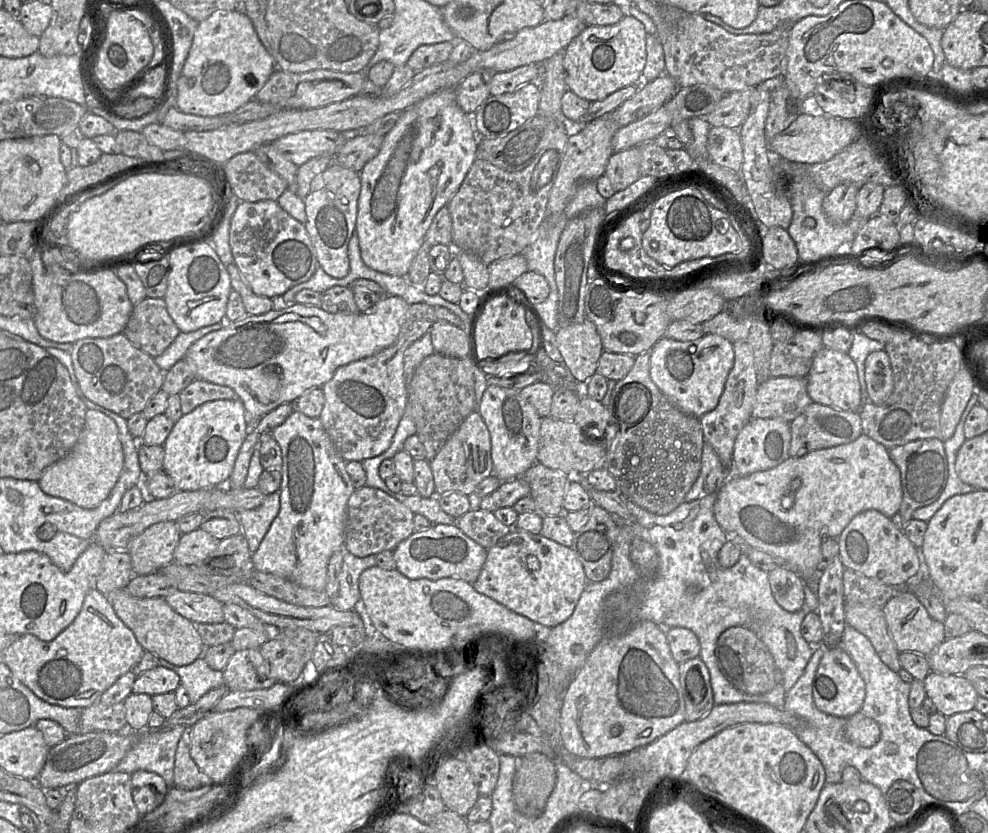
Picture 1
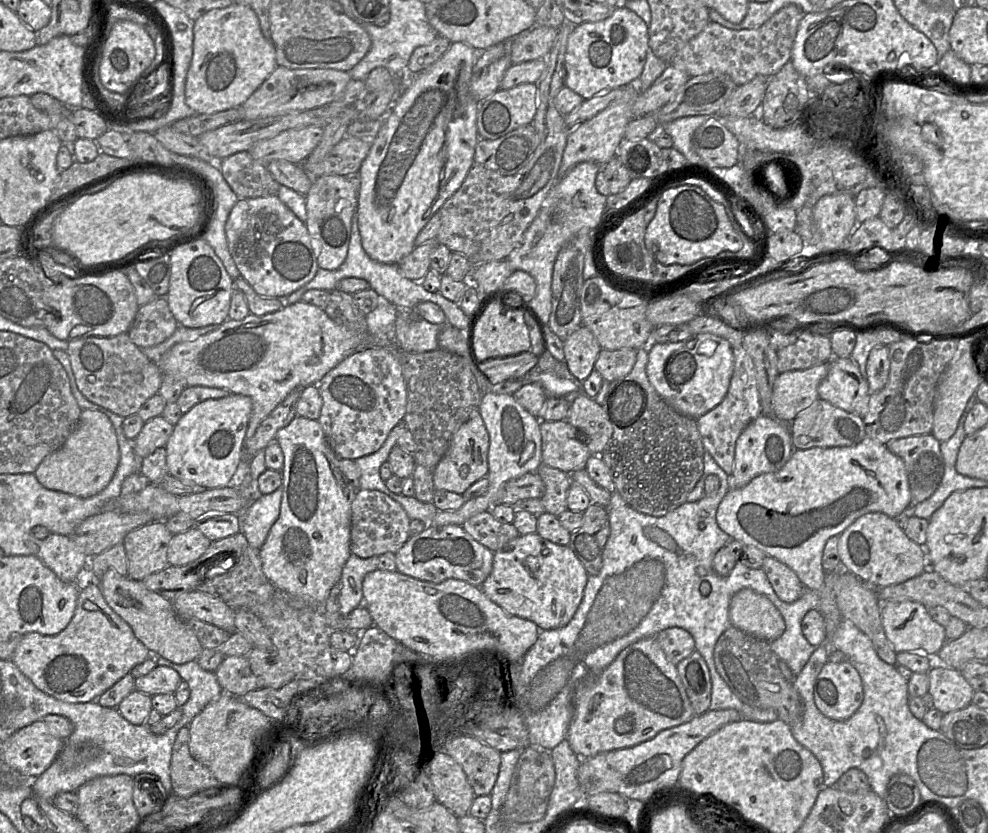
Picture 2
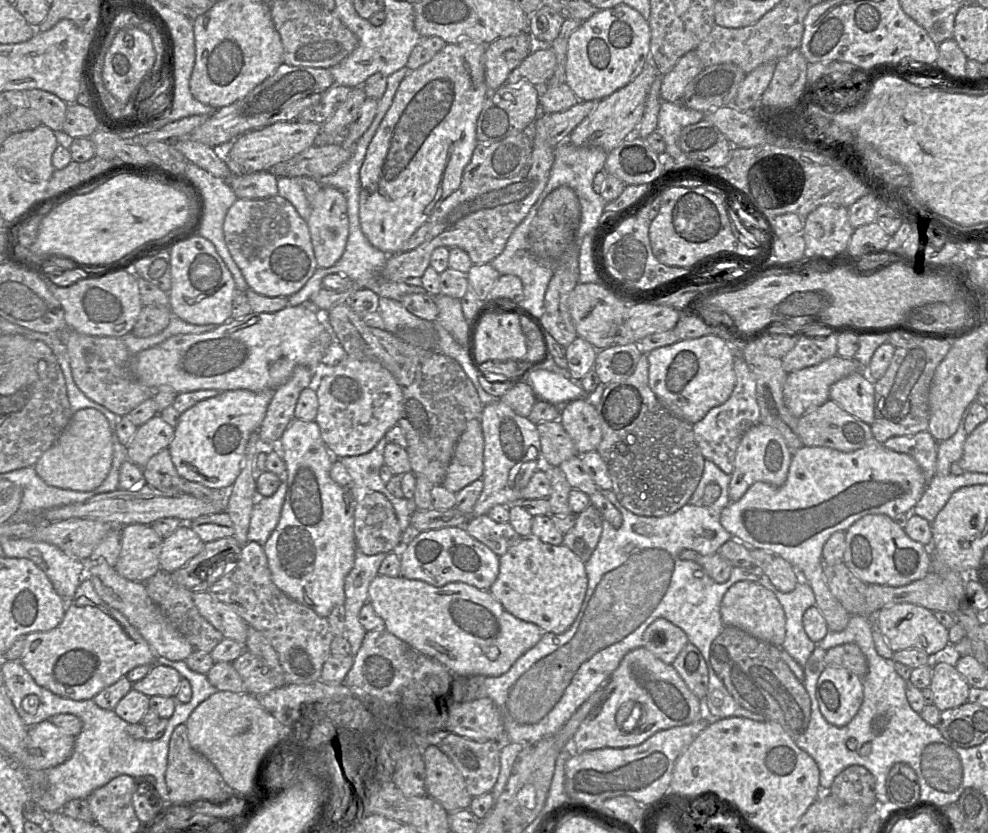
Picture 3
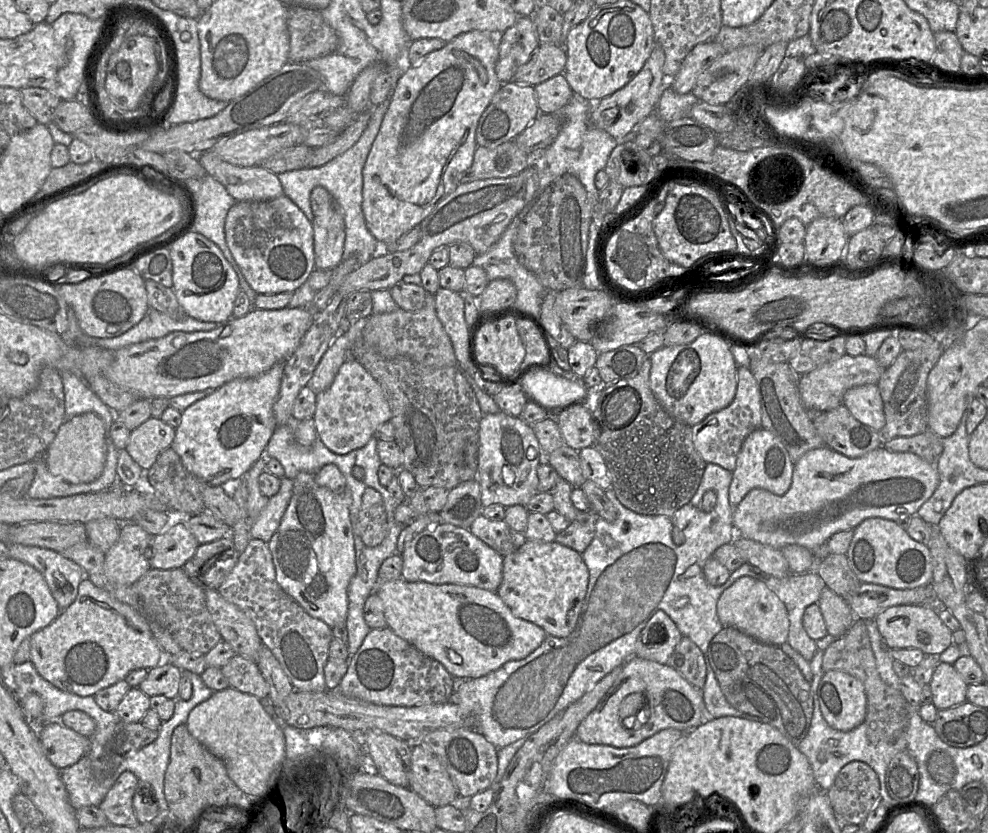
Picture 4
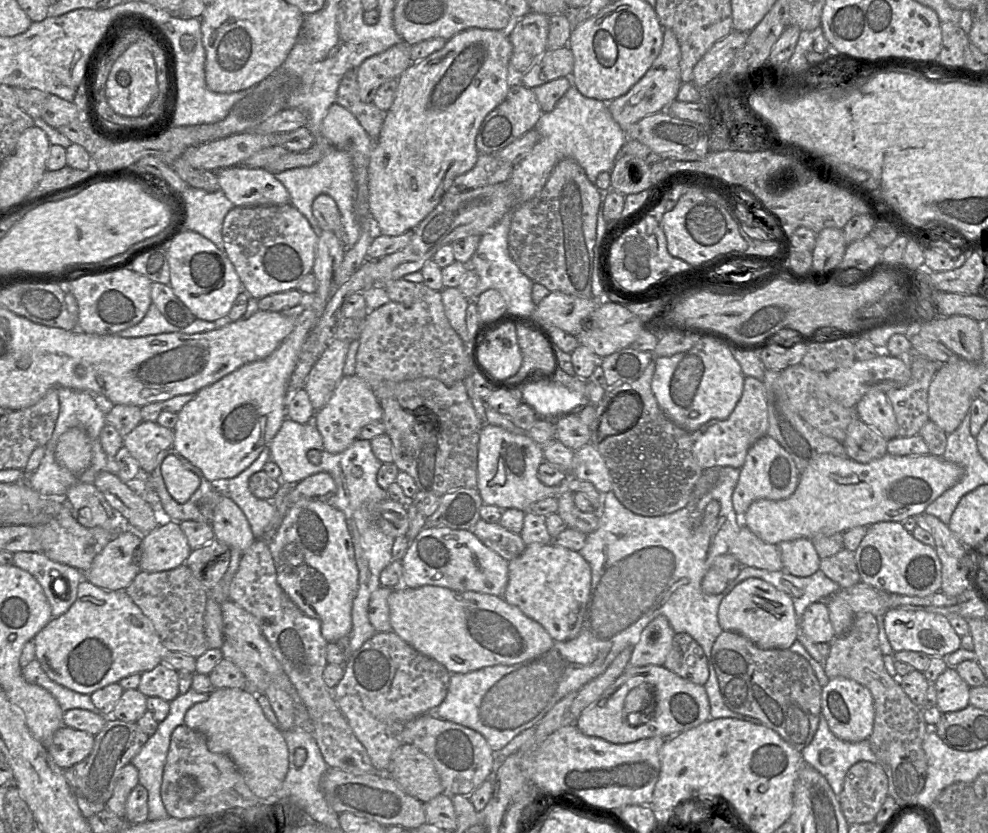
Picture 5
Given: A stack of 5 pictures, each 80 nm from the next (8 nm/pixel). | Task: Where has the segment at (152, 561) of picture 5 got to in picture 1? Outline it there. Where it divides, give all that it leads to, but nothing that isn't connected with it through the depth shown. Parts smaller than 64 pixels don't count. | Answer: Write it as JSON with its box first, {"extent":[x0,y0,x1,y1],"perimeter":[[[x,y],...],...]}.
{"extent":[174,528,220,565],"perimeter":[[[198,528],[181,534],[174,550],[174,561],[184,565],[201,565],[216,550],[220,540]]]}

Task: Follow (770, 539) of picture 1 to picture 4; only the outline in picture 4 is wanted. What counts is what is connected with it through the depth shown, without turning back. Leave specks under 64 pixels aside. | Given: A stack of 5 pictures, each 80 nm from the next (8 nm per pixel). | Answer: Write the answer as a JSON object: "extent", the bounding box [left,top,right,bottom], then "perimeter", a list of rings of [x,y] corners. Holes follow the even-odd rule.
{"extent":[732,446,938,638],"perimeter":[[[880,446],[861,457],[849,458],[829,447],[821,447],[806,452],[794,463],[791,485],[785,494],[778,496],[760,488],[749,491],[733,509],[732,522],[736,535],[741,537],[776,549],[795,544],[814,553],[835,533],[854,530],[865,519],[879,517],[896,521],[901,515],[916,515],[938,482],[935,463],[910,452],[892,452]],[[825,587],[817,603],[828,634],[836,638],[844,635],[855,620],[847,601]]]}

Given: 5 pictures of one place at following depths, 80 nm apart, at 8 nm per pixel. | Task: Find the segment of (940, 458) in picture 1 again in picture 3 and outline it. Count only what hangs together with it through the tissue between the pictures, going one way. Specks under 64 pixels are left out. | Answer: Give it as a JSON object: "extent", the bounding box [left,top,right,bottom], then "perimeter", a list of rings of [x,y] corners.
{"extent":[883,431,937,485],"perimeter":[[[923,431],[913,435],[891,437],[883,445],[895,452],[911,456],[921,468],[927,485],[936,471],[937,443],[929,431]]]}

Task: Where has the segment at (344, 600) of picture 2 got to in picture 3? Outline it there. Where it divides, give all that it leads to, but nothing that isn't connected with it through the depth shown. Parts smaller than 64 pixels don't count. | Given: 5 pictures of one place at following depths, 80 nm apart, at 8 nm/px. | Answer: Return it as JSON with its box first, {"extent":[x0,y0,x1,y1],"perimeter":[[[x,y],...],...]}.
{"extent":[344,549,388,655],"perimeter":[[[356,549],[354,565],[344,582],[346,639],[351,646],[351,655],[359,651],[367,631],[359,621],[359,613],[368,601],[369,585],[379,575],[379,567],[388,553],[365,555]]]}

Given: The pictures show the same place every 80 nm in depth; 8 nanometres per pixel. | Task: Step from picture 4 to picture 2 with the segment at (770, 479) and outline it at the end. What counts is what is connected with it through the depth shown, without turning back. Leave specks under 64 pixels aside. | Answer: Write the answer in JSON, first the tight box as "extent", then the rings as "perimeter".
{"extent":[728,414,794,490],"perimeter":[[[760,414],[756,419],[754,419],[745,427],[736,441],[733,472],[728,479],[729,490],[742,488],[757,476],[776,472],[786,464],[792,452],[794,451],[789,424],[790,423],[783,423],[778,421],[772,415]]]}

